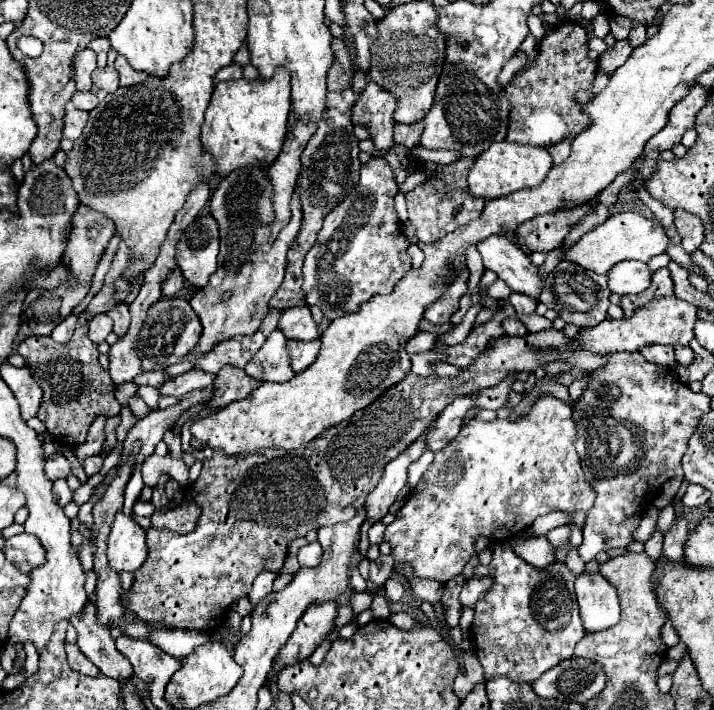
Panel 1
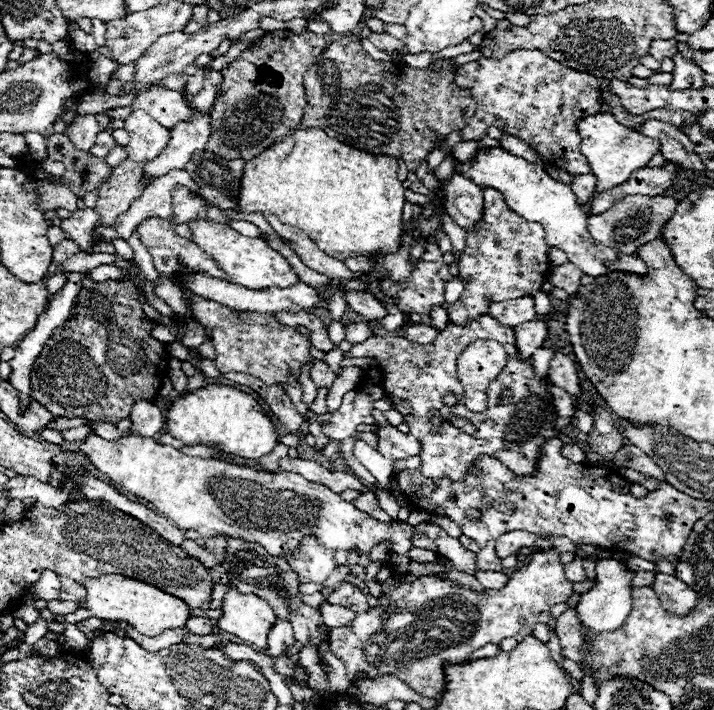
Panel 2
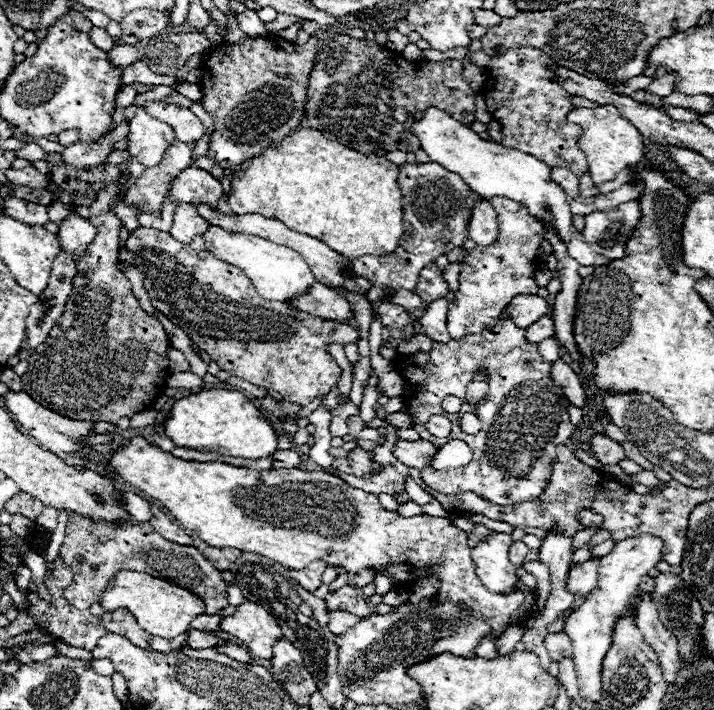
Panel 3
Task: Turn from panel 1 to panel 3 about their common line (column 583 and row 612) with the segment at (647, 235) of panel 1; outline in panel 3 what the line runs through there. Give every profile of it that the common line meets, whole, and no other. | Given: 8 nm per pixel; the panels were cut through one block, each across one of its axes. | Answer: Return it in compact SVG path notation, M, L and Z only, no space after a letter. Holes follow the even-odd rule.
M244 600L234 616L226 616L220 622L220 630L236 636L248 650L252 660L270 660L272 646L282 640L282 630L276 620L254 602Z

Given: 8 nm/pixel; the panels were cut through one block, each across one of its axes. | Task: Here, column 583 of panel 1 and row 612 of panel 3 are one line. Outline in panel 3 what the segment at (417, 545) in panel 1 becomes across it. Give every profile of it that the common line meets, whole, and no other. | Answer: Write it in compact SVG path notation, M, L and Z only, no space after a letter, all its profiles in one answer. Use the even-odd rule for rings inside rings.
M138 436L138 438L132 438L128 440L124 446L120 446L112 456L110 456L110 464L114 466L114 470L126 478L132 486L140 488L142 492L150 494L152 498L160 500L164 508L168 508L168 512L180 522L180 526L184 530L194 530L200 534L200 540L204 540L208 546L214 546L214 548L236 548L236 550L242 550L242 552L254 552L254 554L260 554L260 556L266 556L266 558L272 558L276 560L278 564L286 566L288 570L302 570L306 568L310 562L316 562L316 560L324 560L326 566L334 566L334 568L344 568L348 578L352 578L354 574L358 574L360 570L374 570L376 576L386 576L390 578L394 584L400 584L402 588L410 586L410 584L416 584L420 582L422 578L436 578L440 580L440 588L436 590L436 598L434 600L440 600L440 602L448 602L452 600L454 604L464 604L472 610L472 614L476 616L482 616L484 620L488 620L490 628L492 628L492 634L490 636L484 636L484 640L480 640L480 644L476 646L476 656L480 658L488 658L488 660L494 660L498 658L498 650L496 650L496 640L504 634L504 630L508 628L510 624L510 614L514 610L518 609L525 599L525 594L522 591L516 591L512 593L512 596L500 596L500 594L492 594L484 588L484 584L478 580L478 576L474 574L474 560L470 556L470 546L468 546L468 534L460 528L456 528L448 518L436 518L436 516L428 516L428 514L418 514L418 516L412 516L412 518L404 518L400 516L398 512L388 512L382 508L382 504L378 502L378 496L372 494L372 492L364 492L360 488L352 488L348 484L344 484L338 476L332 476L324 470L314 470L314 472L304 472L304 470L298 470L298 468L278 468L278 470L262 470L262 472L256 472L256 470L250 470L250 468L238 468L238 466L230 466L230 464L222 464L222 462L190 462L190 460L182 460L182 458L174 458L172 454L160 450L158 446L150 444L146 438Z

